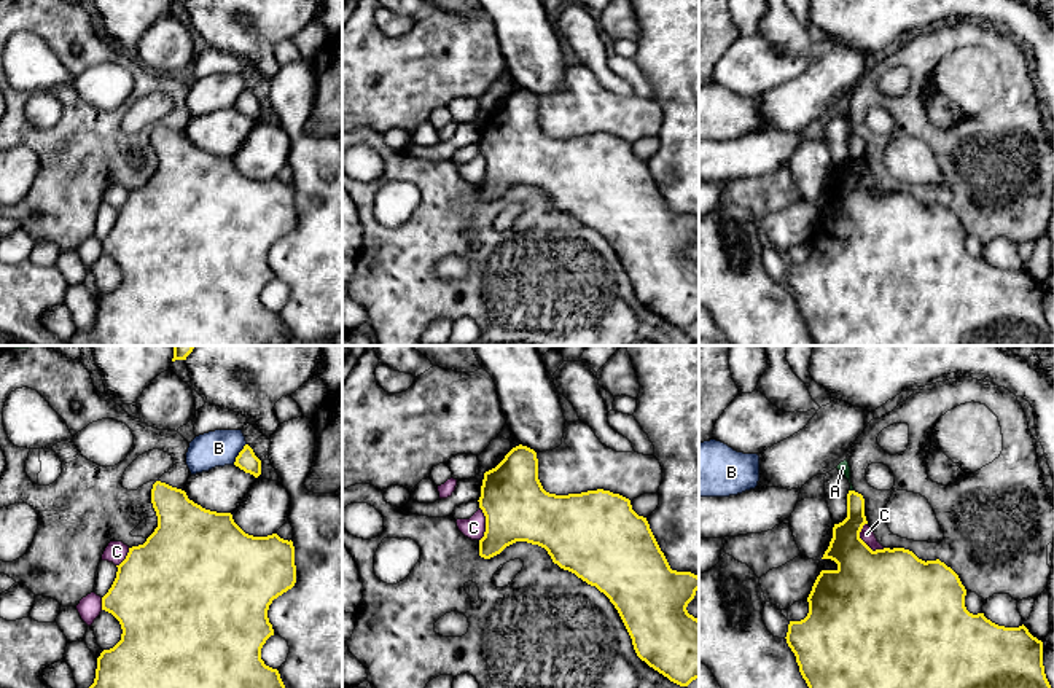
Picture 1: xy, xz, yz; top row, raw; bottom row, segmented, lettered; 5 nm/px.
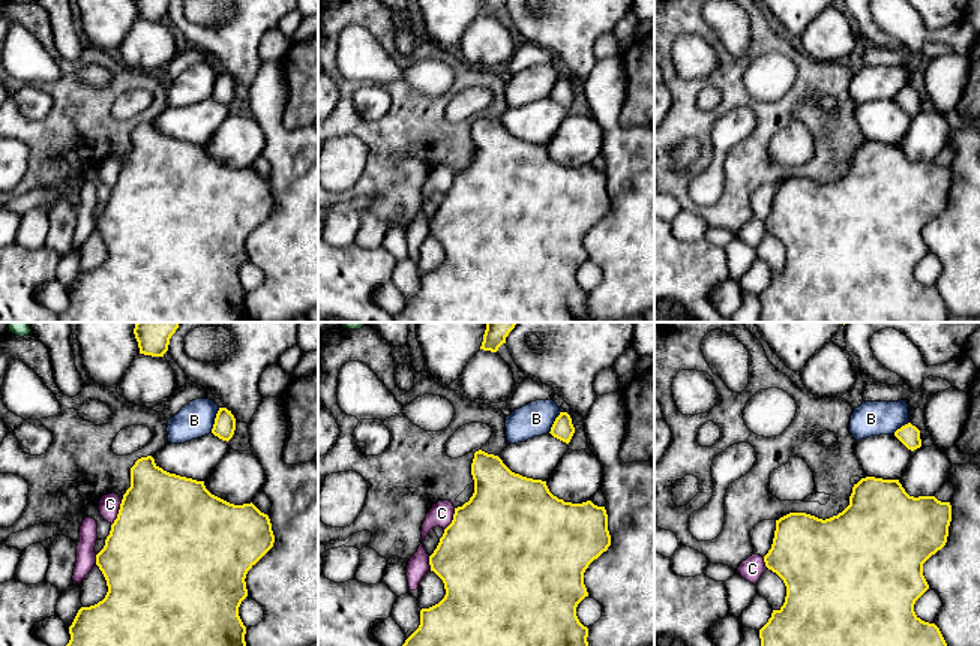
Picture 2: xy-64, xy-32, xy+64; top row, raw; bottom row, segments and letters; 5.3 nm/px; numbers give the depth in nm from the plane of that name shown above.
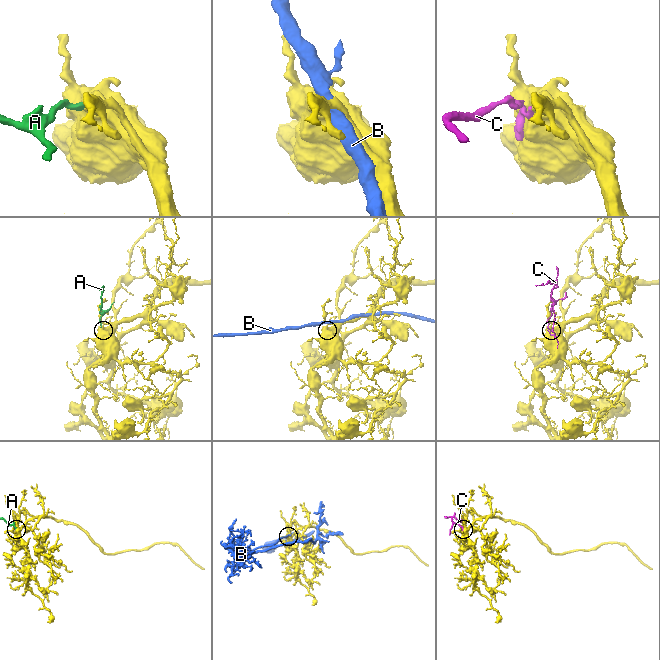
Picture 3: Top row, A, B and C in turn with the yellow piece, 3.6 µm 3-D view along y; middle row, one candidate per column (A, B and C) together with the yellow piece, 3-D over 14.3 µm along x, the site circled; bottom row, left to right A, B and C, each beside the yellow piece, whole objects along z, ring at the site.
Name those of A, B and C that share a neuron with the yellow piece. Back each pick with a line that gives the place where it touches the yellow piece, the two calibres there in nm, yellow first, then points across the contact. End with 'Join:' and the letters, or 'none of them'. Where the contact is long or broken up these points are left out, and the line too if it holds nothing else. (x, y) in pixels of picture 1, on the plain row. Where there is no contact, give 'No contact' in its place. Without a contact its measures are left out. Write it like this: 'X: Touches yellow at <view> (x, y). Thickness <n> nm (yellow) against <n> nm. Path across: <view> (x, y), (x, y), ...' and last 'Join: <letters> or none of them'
Join: none of them

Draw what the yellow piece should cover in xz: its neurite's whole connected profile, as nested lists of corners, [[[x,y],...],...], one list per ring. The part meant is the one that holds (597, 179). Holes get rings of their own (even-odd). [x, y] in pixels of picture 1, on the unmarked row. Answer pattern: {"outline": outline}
{"outline": [[[519,88],[484,116],[478,145],[486,159],[481,201],[490,202],[516,185],[545,191],[554,207],[610,242],[642,304],[680,330],[699,322],[699,263],[686,253],[699,220],[670,212],[646,161],[632,153],[629,142],[603,132],[549,137],[538,123],[537,96]]]}

